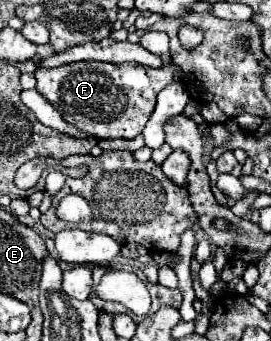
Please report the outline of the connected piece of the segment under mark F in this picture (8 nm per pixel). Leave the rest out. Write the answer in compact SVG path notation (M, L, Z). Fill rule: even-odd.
M73 62L59 68L37 68L37 92L47 98L65 122L95 138L135 138L155 110L155 96L171 82L181 80L173 64L157 70L137 64Z

